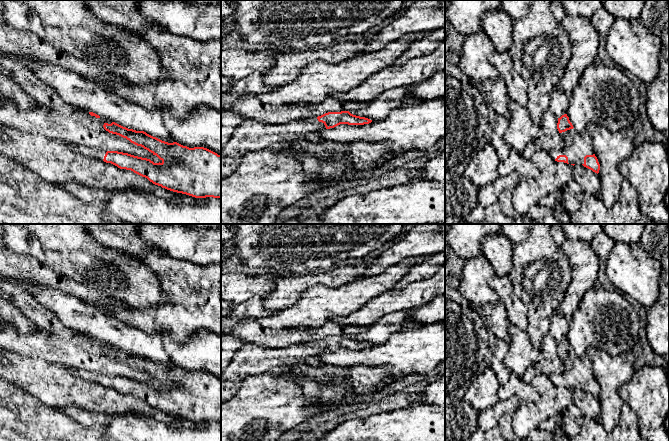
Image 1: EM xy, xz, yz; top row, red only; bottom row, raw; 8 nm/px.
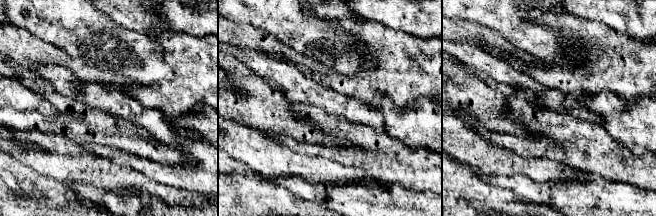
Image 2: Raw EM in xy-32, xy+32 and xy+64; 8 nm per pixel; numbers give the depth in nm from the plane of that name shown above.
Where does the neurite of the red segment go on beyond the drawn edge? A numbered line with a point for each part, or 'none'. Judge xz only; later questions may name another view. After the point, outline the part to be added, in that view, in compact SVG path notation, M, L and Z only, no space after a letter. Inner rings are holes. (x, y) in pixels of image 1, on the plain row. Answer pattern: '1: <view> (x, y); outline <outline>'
1: xz (250, 359); outline M317 341L286 348L265 348L244 342L221 374L221 401L231 399L248 376L278 373L284 367L301 362L316 368L324 366L318 356L325 353L324 347L319 346Z

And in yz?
1: yz (577, 369); outline M570 353L560 357L565 365L562 374L549 375L550 380L555 384L559 379L566 379L569 388L584 388L586 379L593 379L592 364L587 355L578 356Z

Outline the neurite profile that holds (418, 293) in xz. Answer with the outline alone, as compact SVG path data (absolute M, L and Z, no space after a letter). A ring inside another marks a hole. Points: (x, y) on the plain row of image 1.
M437 272L427 279L414 281L405 288L389 290L357 311L347 316L333 317L331 321L346 326L367 327L387 314L422 307L444 293L445 277Z

